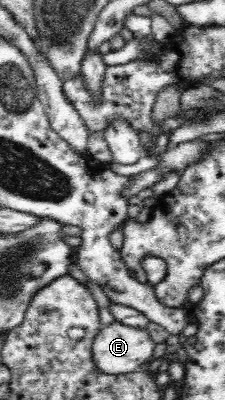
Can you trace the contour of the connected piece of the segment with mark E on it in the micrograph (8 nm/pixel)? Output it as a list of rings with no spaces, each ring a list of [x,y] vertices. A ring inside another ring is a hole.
[[[114,322],[97,329],[91,357],[102,374],[118,376],[136,372],[150,358],[154,345],[147,330]]]

